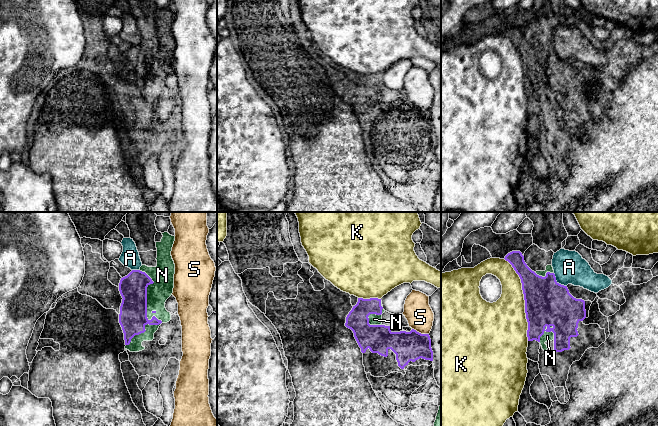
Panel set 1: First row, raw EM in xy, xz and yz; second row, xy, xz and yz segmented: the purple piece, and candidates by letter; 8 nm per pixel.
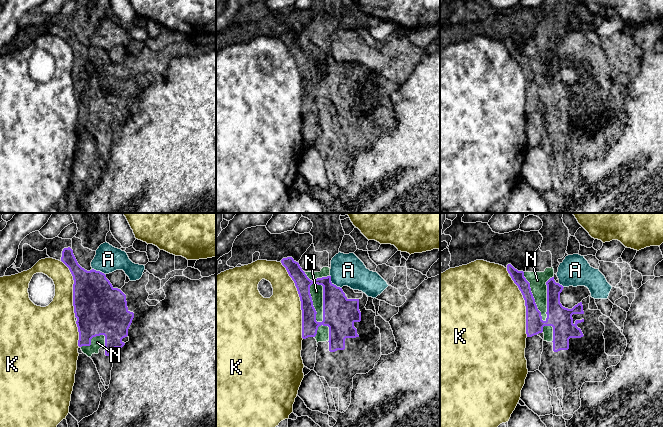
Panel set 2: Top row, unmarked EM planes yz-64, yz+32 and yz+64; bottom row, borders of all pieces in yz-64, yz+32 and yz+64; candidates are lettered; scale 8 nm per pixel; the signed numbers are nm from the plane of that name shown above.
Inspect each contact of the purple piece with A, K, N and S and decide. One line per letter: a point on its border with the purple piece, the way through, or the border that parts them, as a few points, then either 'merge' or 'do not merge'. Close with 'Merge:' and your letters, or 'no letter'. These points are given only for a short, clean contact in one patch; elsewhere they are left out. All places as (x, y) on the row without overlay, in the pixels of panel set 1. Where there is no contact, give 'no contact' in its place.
A: yz (558, 59) | across yz (547, 79), (551, 66), (558, 59), (569, 43) | merge
K: yz (524, 75) | do not merge
N: xy (151, 95) | do not merge
S: xz (420, 109) | do not merge
Merge: A

